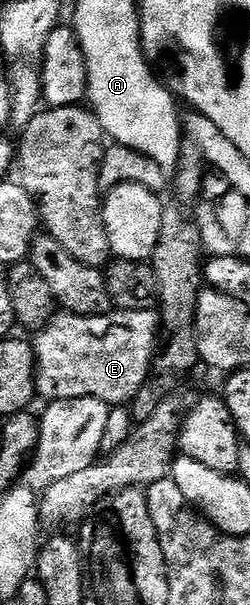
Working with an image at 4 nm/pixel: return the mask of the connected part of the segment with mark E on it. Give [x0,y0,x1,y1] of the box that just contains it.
[33,310,161,404]

